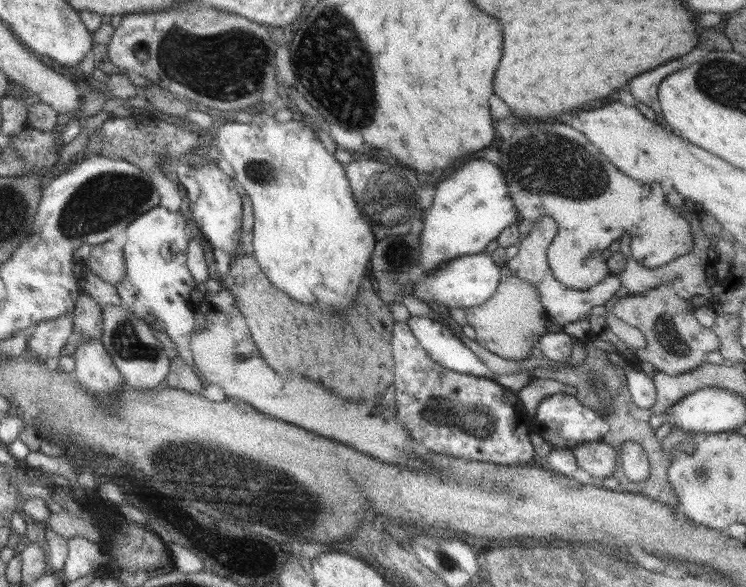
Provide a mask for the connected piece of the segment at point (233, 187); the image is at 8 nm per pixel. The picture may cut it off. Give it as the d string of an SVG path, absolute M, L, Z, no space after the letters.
M216 164L191 166L193 176L199 188L198 196L190 207L196 230L218 250L223 250L233 258L238 254L237 246L240 238L242 219L241 190L235 180L224 174Z

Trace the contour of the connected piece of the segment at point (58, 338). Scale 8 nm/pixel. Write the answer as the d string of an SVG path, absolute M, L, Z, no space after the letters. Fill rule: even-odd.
M71 314L37 322L29 331L27 350L37 360L58 358L73 333Z

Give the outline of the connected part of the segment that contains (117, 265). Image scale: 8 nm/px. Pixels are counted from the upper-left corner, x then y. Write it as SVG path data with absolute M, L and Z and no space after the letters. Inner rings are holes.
M119 239L92 246L89 256L89 270L104 282L119 283L125 275L121 242Z

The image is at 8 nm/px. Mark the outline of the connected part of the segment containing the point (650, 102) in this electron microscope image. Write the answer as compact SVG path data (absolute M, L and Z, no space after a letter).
M671 60L671 62L665 62L665 64L657 66L657 68L649 70L649 72L643 72L643 74L631 78L629 92L633 94L633 98L637 98L639 102L649 106L656 115L660 115L662 112L657 98L657 84L667 74L671 74L671 72L675 72L679 68L681 68L681 64L675 64L675 60Z

